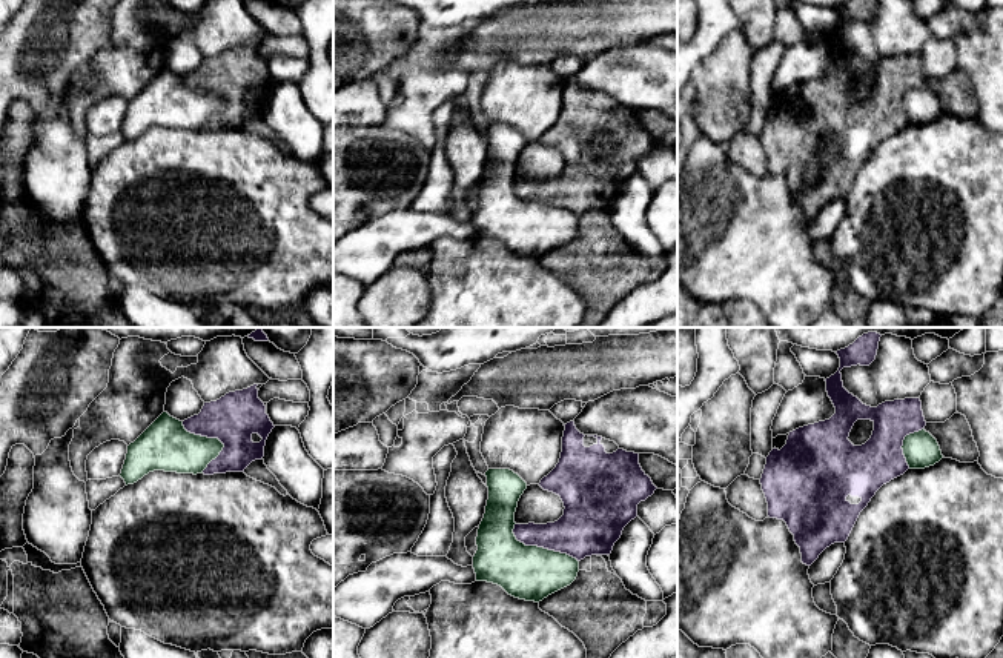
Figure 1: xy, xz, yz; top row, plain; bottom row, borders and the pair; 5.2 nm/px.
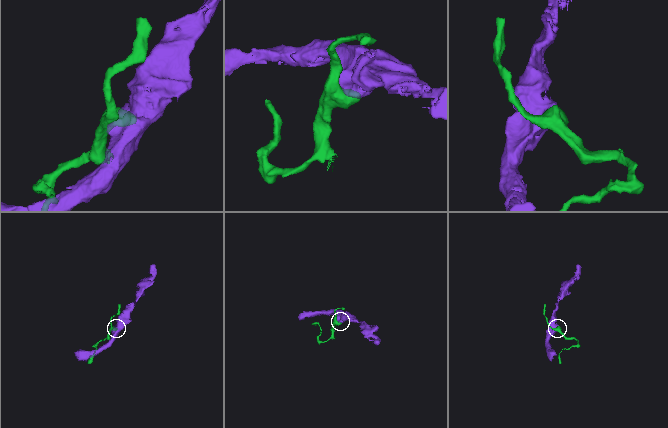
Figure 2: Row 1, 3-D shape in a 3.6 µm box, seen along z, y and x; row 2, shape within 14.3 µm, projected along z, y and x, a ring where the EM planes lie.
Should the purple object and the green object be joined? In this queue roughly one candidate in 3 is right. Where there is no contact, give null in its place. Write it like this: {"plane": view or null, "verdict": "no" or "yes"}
{"plane": "xz", "verdict": "no"}

